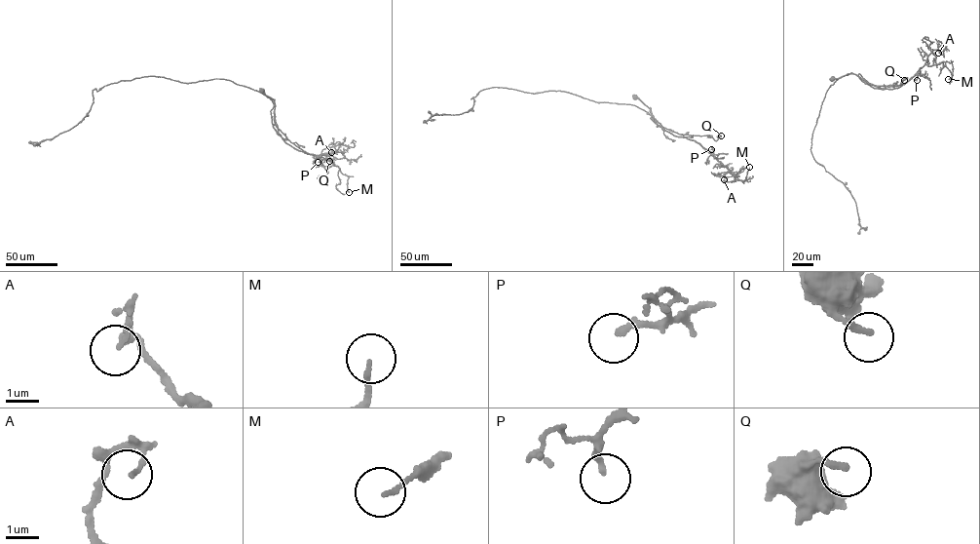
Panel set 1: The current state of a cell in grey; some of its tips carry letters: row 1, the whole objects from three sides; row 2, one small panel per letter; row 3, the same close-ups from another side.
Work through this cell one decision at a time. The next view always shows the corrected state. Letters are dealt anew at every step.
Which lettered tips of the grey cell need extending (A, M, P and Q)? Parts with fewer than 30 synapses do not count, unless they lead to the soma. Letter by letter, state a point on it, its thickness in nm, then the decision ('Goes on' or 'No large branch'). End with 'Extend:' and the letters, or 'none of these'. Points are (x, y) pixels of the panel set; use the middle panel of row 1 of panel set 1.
A: Place: (724, 179). Thickness 120 nm. No large branch
M: Place: (749, 167). Thickness 120 nm. No large branch
P: Place: (711, 149). Thickness 180 nm. No large branch
Q: Place: (721, 136). Thickness 190 nm. No large branch
Extend: none of these

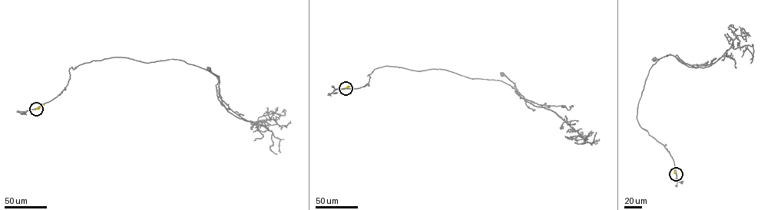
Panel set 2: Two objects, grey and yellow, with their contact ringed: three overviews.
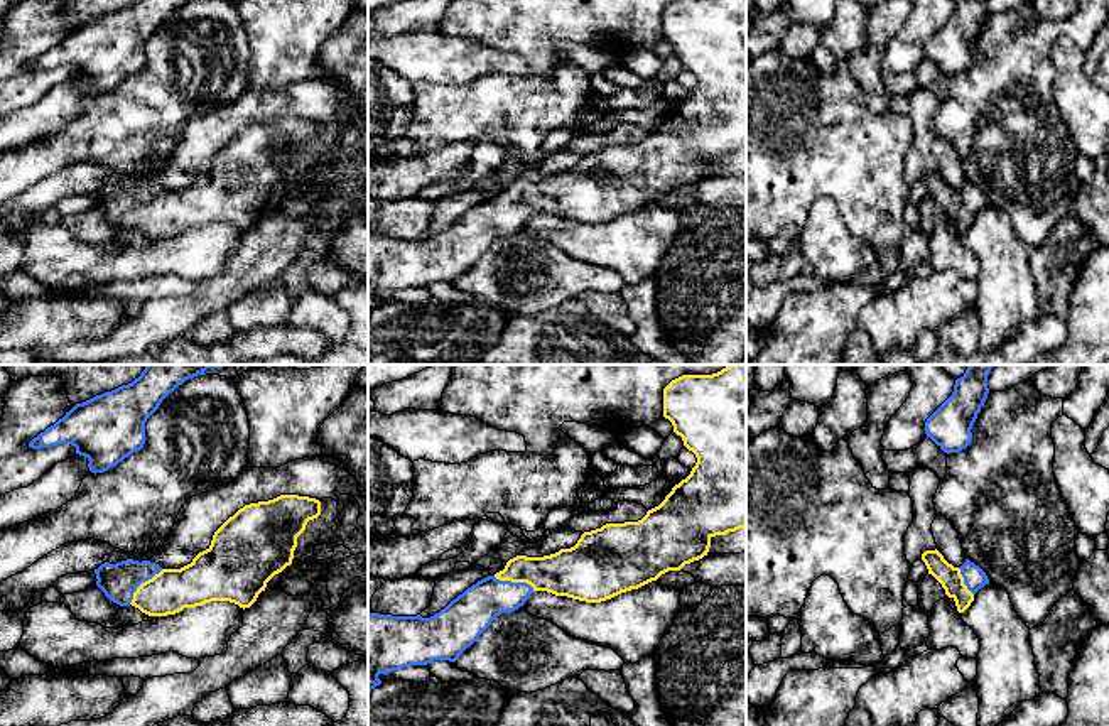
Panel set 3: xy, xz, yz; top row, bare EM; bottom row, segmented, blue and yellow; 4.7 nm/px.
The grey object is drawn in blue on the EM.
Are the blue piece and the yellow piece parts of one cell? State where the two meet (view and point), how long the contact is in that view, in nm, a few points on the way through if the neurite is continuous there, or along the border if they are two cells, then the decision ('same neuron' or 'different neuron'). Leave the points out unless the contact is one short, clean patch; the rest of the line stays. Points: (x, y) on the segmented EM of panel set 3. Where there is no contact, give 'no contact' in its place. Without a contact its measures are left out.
contact xy (142, 581); length 240 nm; way xy (119, 581), (142, 581), (154, 591), (169, 591); same neuron

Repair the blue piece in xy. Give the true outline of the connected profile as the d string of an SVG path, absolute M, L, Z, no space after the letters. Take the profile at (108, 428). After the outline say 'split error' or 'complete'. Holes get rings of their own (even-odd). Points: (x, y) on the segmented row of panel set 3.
M147 365L132 383L76 404L62 419L34 437L29 447L41 449L71 444L76 447L76 454L89 461L88 468L91 473L105 473L143 447L145 422L170 392L189 378L206 375L208 368L223 366L228 365Z; complete

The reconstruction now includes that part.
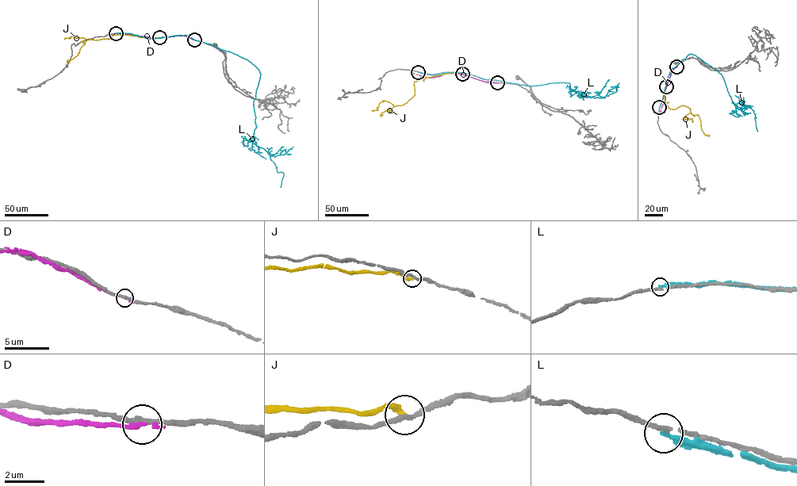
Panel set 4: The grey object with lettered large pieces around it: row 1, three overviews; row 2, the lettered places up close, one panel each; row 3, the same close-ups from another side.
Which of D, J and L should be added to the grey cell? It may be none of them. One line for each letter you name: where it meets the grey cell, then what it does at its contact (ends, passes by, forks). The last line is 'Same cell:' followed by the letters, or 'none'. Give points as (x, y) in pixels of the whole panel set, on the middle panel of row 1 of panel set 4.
Same cell: none

